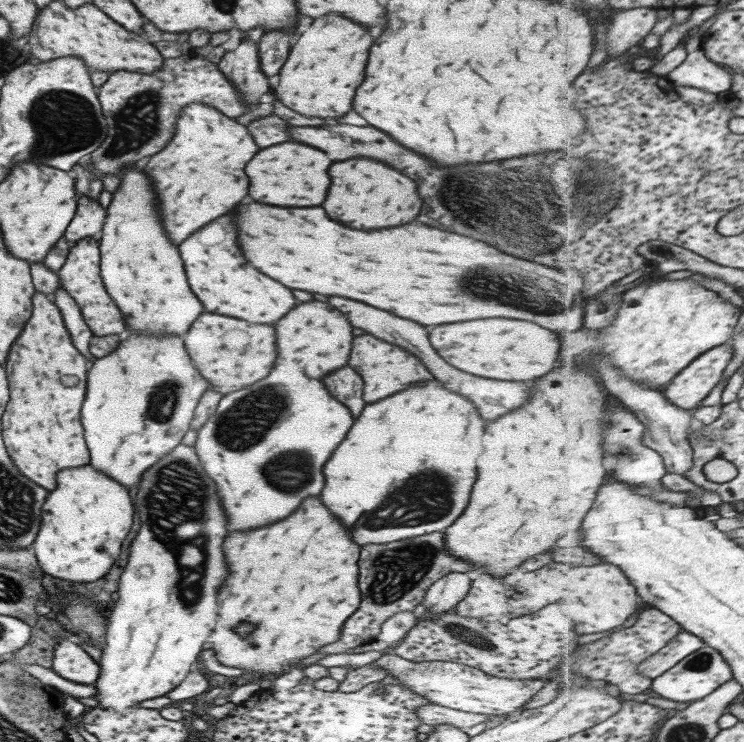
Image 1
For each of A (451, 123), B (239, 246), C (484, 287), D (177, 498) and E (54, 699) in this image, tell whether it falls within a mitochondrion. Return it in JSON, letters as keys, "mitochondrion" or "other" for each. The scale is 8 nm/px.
{"A":"other","B":"other","C":"mitochondrion","D":"mitochondrion","E":"other"}

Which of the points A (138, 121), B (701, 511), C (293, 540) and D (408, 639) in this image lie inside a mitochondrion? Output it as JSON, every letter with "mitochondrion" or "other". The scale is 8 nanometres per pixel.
{"A":"mitochondrion","B":"other","C":"other","D":"other"}

